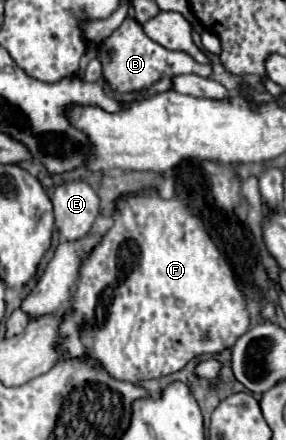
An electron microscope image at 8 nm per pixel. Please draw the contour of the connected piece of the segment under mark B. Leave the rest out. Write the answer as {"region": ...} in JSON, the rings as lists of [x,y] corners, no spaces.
{"region":[[[126,18],[118,30],[114,30],[106,40],[102,40],[98,60],[102,64],[102,78],[108,82],[108,86],[120,94],[134,92],[136,100],[152,98],[156,94],[166,92],[168,88],[172,90],[174,76],[180,74],[210,76],[212,72],[208,64],[198,64],[190,54],[168,50],[158,42],[150,40],[134,18]]]}

